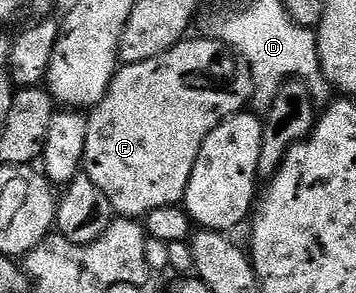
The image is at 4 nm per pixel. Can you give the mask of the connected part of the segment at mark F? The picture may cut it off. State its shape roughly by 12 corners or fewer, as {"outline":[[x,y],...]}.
{"outline":[[187,37],[119,66],[82,171],[115,216],[185,200],[248,65]]}

